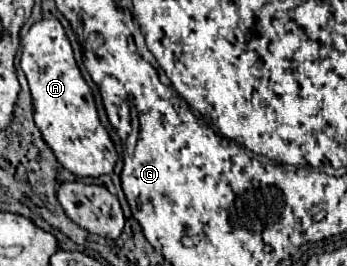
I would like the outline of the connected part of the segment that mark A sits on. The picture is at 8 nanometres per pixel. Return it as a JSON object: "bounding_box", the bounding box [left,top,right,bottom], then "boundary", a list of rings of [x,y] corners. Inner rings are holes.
{"bounding_box":[21,19,117,177],"boundary":[[[57,19],[37,21],[21,39],[21,49],[21,69],[27,75],[33,95],[35,125],[53,149],[57,161],[79,177],[99,177],[111,173],[117,161],[117,151],[107,129],[99,121],[93,91],[75,63],[63,25]]]}

